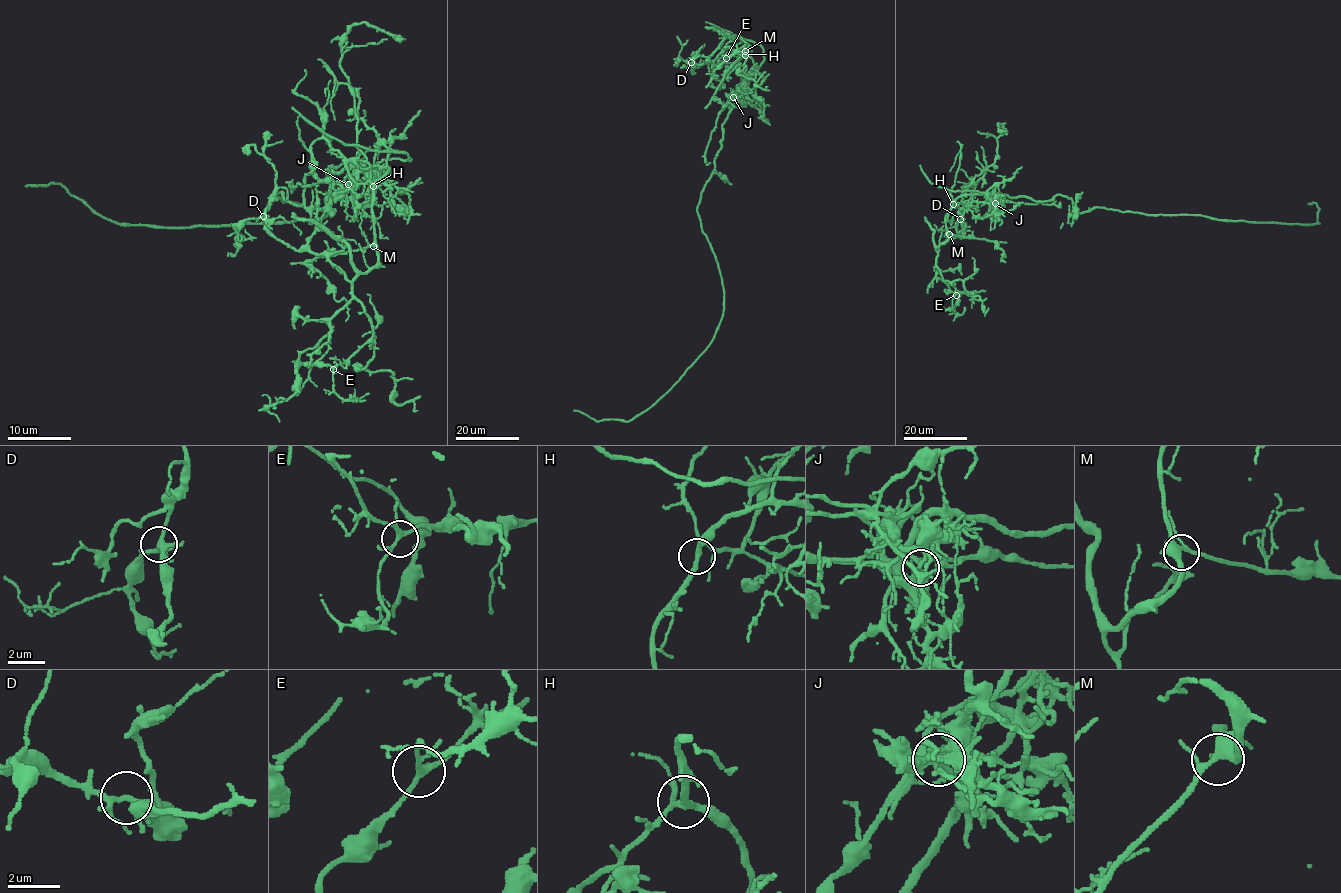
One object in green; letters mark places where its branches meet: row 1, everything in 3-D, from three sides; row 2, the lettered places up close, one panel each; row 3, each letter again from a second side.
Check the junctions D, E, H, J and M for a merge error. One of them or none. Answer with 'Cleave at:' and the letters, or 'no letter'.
Cleave at: J

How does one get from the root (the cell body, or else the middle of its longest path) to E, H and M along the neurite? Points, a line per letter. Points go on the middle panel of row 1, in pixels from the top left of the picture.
E: (706, 183), (721, 147), (722, 123), (753, 65), (748, 46), (735, 39), (741, 38), (745, 43), (726, 58)
H: (706, 183), (721, 147), (722, 123), (753, 65), (745, 55)
M: (706, 183), (721, 147), (722, 123), (753, 65), (745, 47), (745, 51)

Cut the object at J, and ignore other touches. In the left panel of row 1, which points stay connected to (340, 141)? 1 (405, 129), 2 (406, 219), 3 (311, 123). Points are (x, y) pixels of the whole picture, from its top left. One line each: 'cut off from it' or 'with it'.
1: cut off from it
2: cut off from it
3: with it

